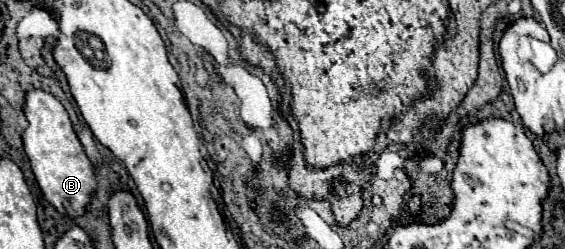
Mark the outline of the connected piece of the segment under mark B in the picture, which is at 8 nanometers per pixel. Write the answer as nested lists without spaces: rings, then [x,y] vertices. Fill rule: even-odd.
[[[30,90],[24,114],[28,120],[28,128],[24,130],[22,140],[42,194],[62,216],[82,216],[96,190],[96,178],[94,166],[84,154],[66,108],[52,94],[44,90]]]

